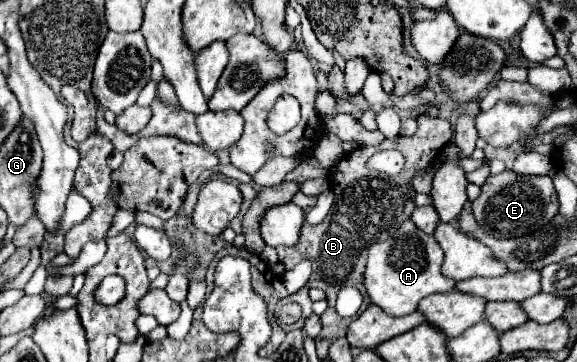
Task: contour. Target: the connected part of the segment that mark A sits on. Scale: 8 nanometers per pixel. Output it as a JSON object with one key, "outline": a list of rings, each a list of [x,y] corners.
{"outline":[[[412,220],[402,222],[402,226],[394,232],[392,238],[372,244],[368,248],[368,264],[366,264],[366,272],[364,272],[364,286],[366,292],[370,296],[370,302],[376,304],[378,308],[382,308],[386,314],[390,316],[406,316],[410,312],[416,310],[416,304],[430,294],[442,294],[454,288],[454,280],[448,280],[446,276],[442,276],[440,266],[442,266],[442,258],[444,254],[440,252],[440,246],[436,246],[436,240],[432,240],[430,234],[420,232]]]}

